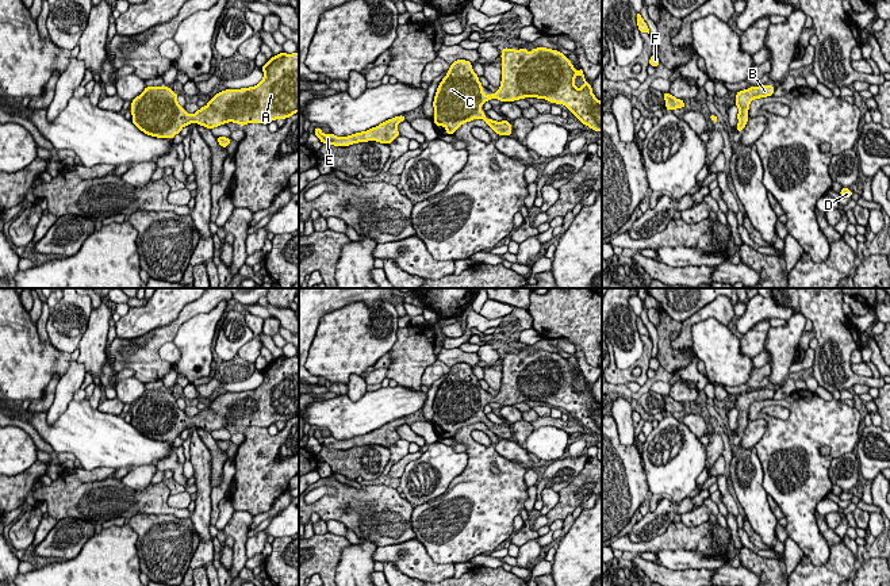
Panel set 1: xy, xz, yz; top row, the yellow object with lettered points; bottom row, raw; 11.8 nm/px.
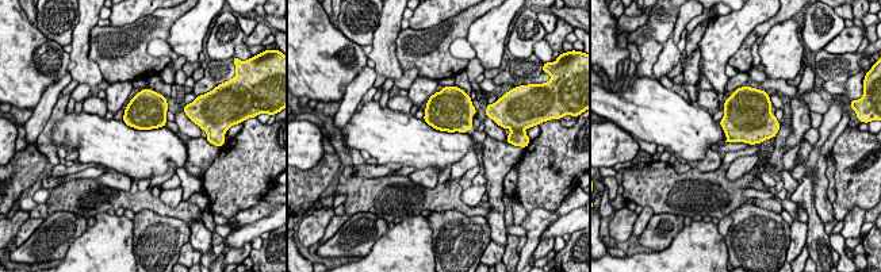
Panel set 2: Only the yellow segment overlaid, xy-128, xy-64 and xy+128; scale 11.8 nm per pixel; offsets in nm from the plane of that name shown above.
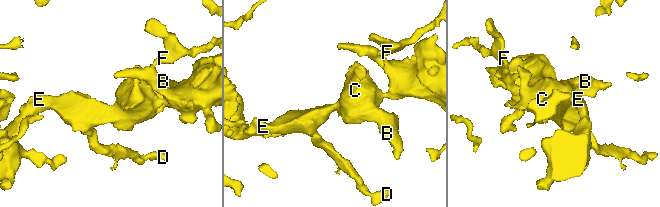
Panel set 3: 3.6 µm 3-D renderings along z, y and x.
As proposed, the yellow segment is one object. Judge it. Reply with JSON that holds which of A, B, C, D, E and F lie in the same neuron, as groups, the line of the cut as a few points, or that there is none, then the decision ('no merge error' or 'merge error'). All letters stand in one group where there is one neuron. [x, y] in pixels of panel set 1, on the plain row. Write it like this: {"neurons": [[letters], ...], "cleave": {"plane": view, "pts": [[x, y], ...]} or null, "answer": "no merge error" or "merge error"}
{"neurons": [["A", "B", "C", "D", "E", "F"]], "cleave": null, "answer": "no merge error"}

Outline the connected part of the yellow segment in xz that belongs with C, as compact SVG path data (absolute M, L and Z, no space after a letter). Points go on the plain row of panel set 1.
M503 351L500 361L500 390L488 399L472 365L461 361L450 367L433 403L436 430L442 429L446 438L452 438L461 428L483 422L498 438L510 440L511 426L487 422L480 410L491 402L506 406L537 401L565 409L584 429L602 434L602 405L592 397L583 374L578 375L567 359L546 351L532 355Z

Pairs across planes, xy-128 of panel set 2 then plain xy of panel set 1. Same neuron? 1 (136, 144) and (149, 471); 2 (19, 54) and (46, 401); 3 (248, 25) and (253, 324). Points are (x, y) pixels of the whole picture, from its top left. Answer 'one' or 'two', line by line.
1: two
2: two
3: one

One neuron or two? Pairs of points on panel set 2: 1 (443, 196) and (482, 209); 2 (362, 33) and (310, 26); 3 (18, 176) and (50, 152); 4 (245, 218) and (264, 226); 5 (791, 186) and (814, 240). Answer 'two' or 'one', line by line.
1: one
2: two
3: two
4: two
5: two

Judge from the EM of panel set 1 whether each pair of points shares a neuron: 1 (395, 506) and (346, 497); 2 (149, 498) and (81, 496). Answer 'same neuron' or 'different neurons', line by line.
1: same neuron
2: same neuron

